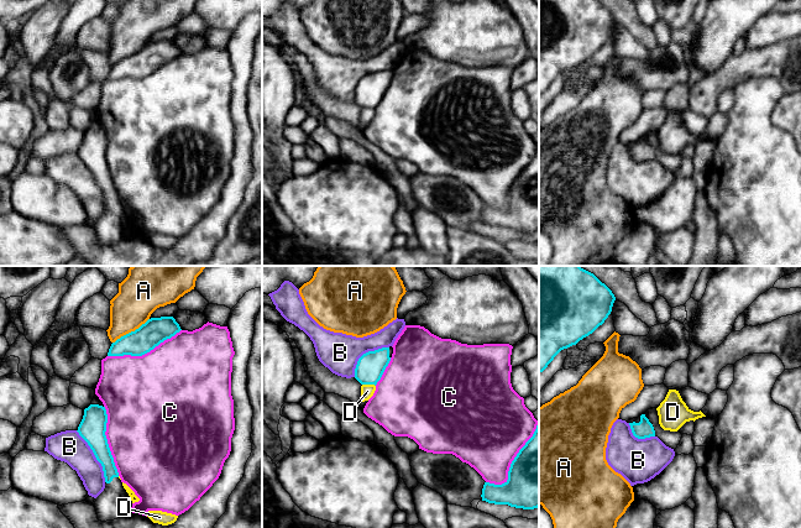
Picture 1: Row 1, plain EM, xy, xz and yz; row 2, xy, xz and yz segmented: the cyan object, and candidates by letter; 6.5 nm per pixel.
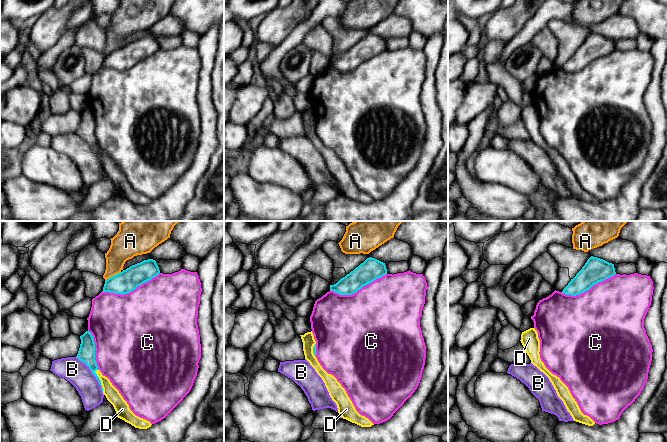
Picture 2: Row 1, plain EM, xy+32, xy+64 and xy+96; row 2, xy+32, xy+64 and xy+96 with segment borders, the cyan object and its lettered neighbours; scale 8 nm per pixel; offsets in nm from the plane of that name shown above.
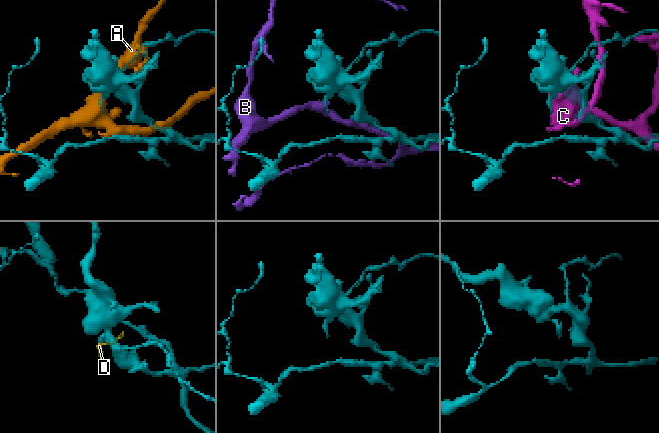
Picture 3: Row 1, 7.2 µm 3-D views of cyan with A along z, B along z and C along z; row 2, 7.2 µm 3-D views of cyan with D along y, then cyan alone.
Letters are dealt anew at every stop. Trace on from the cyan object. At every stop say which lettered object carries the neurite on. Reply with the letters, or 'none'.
none

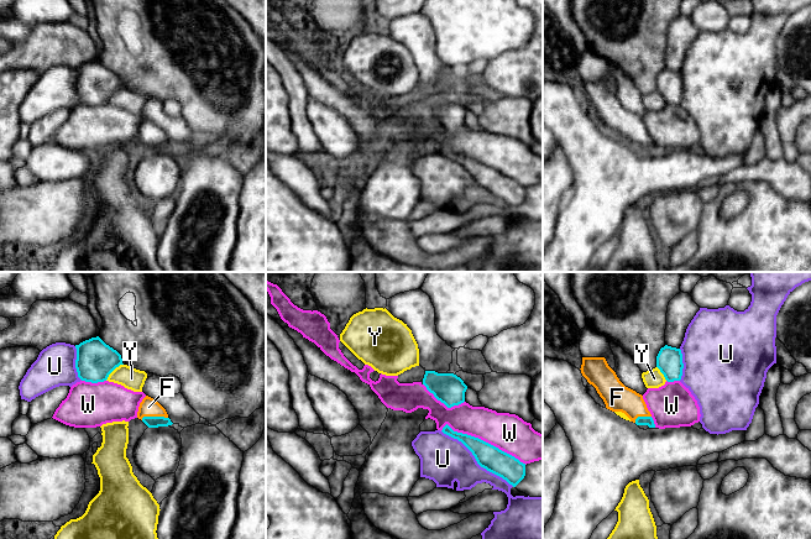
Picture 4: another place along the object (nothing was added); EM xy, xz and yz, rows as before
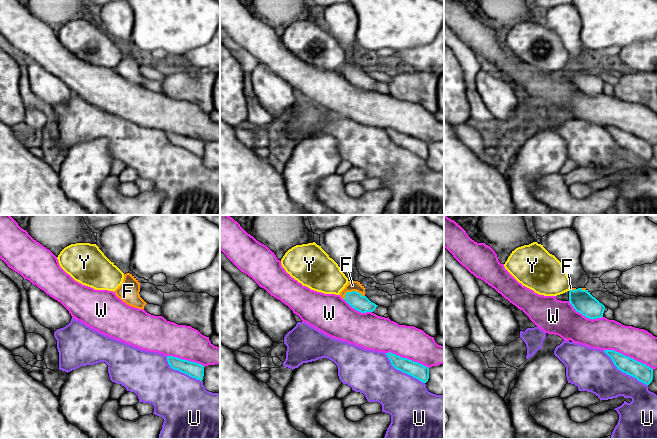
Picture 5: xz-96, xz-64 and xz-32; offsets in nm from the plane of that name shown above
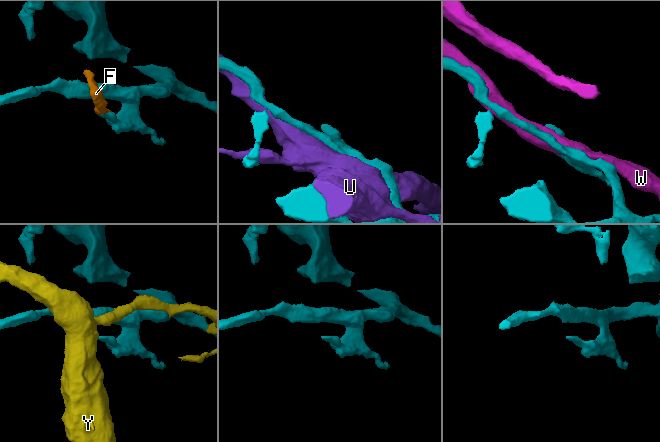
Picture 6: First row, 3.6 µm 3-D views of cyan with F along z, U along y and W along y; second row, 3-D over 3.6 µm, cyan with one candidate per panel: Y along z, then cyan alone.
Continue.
F

